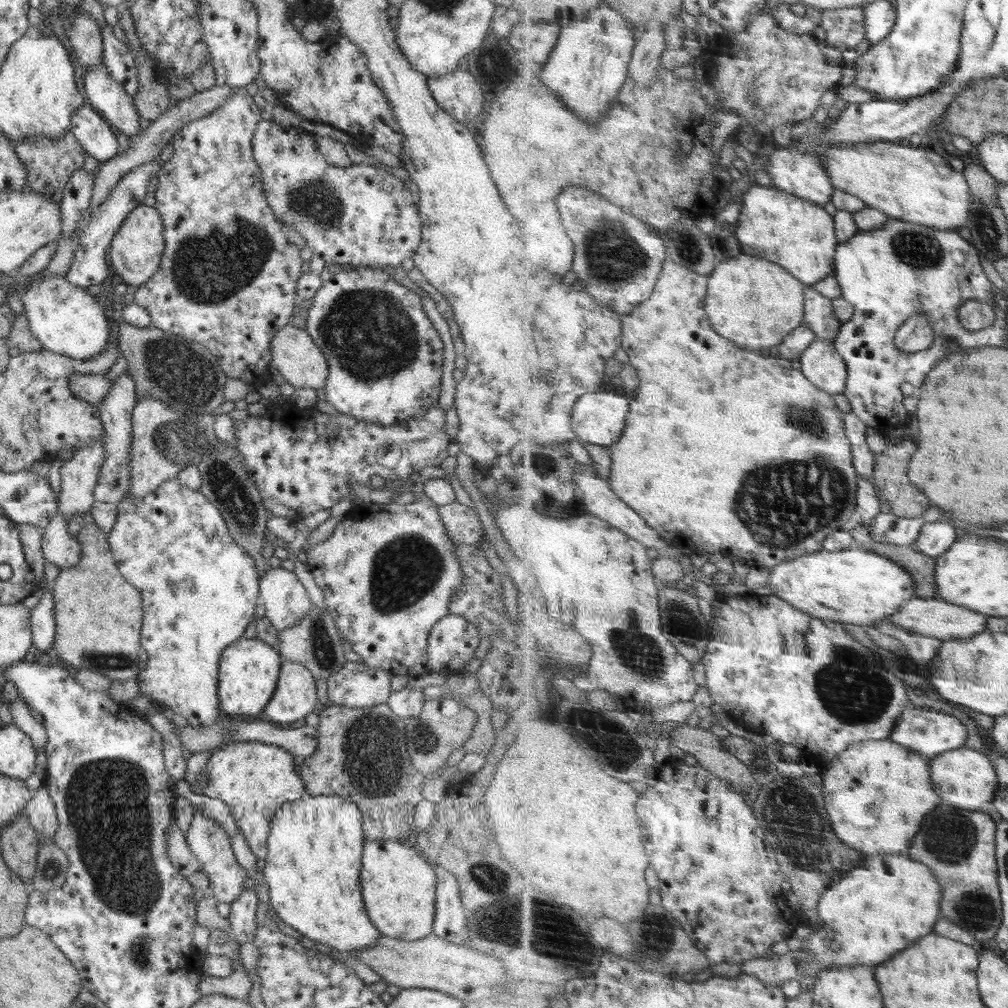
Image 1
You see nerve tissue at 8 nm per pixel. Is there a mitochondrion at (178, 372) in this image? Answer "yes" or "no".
yes

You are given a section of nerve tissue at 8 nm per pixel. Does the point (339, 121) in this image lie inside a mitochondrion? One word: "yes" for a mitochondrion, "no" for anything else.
no

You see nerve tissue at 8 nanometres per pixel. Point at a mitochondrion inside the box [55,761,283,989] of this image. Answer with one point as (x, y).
(140, 952)

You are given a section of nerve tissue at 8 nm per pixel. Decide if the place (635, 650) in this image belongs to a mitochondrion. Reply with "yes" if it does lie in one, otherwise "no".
yes

